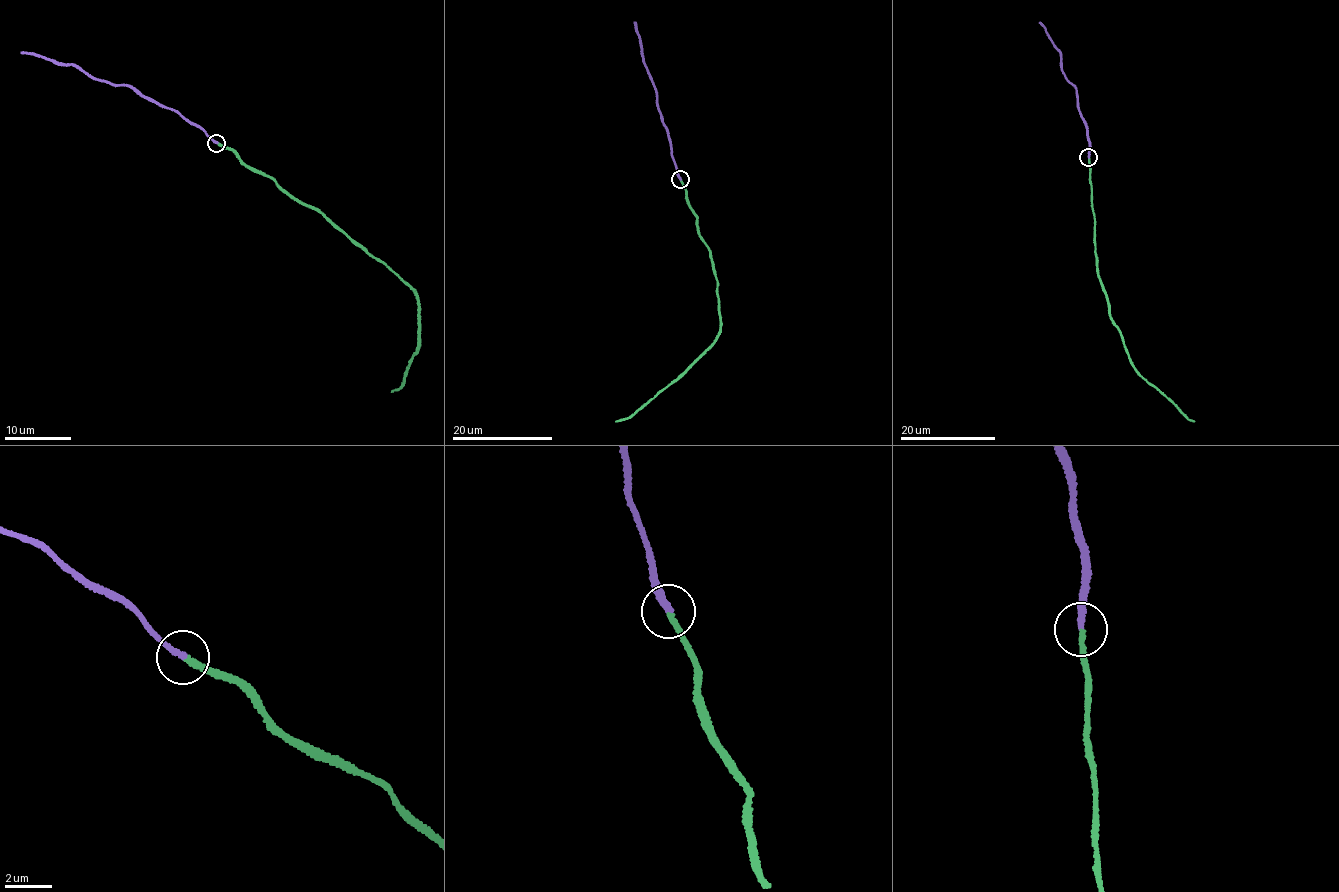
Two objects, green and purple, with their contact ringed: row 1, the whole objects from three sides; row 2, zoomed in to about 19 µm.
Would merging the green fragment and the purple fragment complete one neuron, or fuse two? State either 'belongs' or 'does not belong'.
belongs

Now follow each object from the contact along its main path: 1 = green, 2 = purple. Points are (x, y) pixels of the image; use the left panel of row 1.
1: (217, 142), (275, 181), (278, 187), (309, 204), (411, 289), (417, 297), (420, 340), (403, 384), (391, 391)
2: (217, 143), (203, 129), (128, 86), (111, 85), (67, 64), (21, 52)

